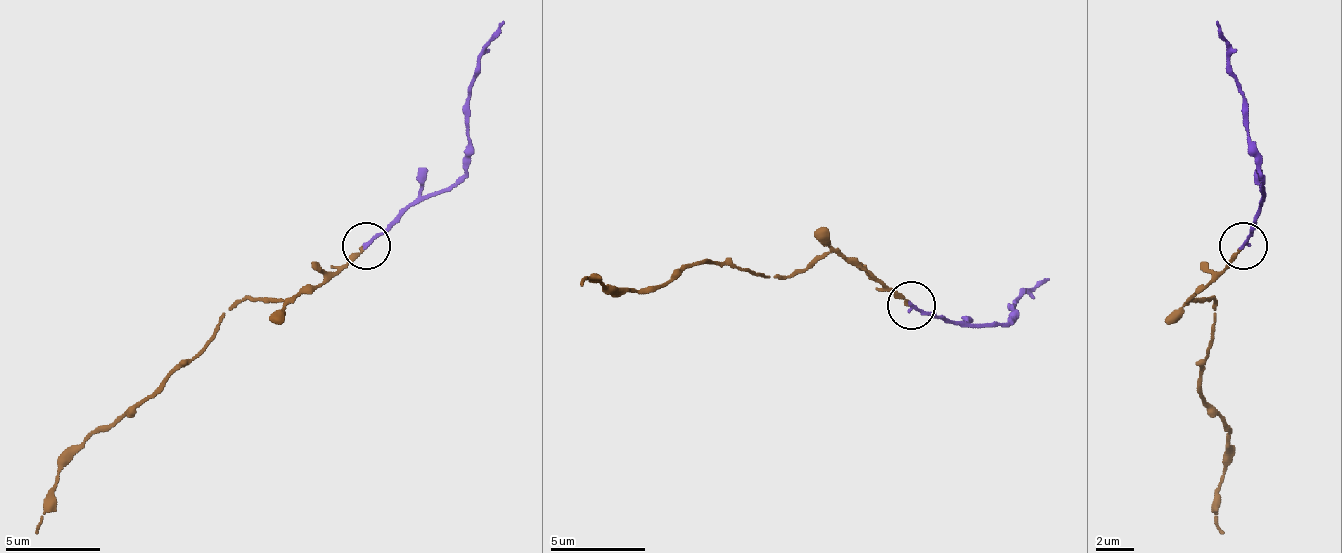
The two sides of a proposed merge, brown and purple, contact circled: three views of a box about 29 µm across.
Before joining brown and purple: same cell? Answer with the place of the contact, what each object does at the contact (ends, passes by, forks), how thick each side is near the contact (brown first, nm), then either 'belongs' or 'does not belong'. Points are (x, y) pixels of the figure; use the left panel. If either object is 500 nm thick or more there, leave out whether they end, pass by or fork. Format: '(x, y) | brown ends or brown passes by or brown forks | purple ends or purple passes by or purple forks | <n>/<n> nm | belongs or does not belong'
(366, 246) | brown ends | purple ends | 180/170 nm | belongs

